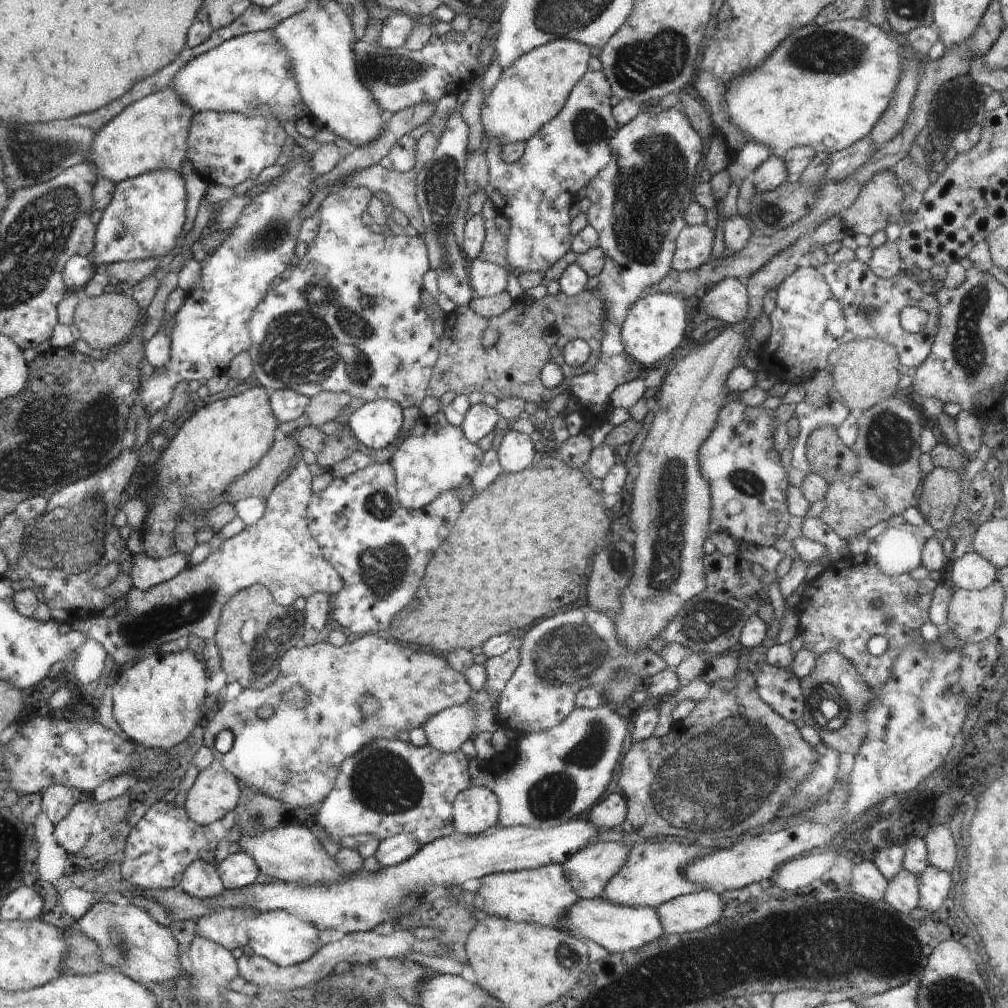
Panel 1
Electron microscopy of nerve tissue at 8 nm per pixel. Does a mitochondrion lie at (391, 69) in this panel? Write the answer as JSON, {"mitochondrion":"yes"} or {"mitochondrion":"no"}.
{"mitochondrion":"yes"}

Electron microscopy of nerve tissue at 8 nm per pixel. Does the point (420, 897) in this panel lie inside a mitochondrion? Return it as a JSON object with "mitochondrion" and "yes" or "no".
{"mitochondrion":"no"}

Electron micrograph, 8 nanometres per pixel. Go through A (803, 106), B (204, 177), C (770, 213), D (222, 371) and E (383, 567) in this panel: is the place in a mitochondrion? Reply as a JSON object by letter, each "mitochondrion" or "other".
{"A":"other","B":"other","C":"mitochondrion","D":"other","E":"mitochondrion"}

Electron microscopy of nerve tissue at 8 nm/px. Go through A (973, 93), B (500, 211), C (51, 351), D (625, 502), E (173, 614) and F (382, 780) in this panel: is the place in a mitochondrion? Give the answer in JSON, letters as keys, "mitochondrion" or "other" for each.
{"A":"other","B":"other","C":"other","D":"other","E":"mitochondrion","F":"mitochondrion"}

